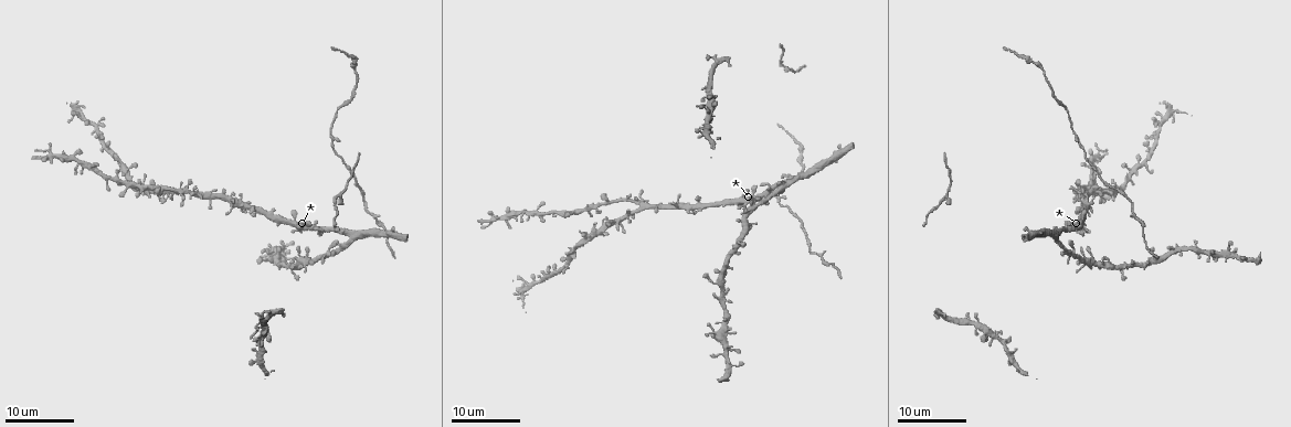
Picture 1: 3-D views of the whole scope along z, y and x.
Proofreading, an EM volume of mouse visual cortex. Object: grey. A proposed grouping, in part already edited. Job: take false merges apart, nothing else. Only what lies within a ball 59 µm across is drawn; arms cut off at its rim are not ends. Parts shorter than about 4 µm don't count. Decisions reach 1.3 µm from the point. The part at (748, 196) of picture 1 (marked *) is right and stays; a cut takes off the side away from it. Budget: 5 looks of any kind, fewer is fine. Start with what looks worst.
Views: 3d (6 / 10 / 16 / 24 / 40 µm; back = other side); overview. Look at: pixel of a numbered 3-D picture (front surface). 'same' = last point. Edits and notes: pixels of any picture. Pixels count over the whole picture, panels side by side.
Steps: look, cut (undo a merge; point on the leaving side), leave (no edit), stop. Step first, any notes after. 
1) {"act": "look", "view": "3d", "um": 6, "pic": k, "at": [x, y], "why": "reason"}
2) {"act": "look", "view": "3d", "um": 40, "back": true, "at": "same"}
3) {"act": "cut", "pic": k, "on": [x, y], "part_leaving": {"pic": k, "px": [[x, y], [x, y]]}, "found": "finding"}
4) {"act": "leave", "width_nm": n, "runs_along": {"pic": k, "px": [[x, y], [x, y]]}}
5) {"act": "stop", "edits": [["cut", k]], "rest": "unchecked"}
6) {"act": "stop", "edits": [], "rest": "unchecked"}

{"act": "look", "view": "3d", "um": 24, "pic": 1, "at": [800, 223]}

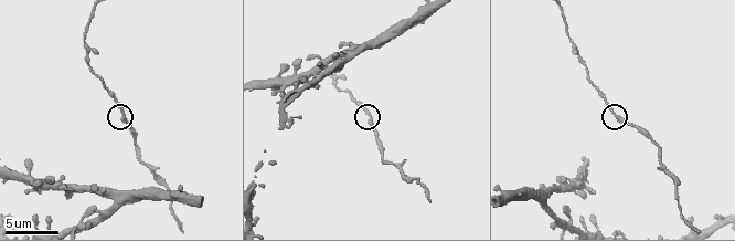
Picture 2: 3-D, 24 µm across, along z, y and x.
{"act": "look", "view": "3d", "um": 6, "pic": 2, "at": [122, 117]}

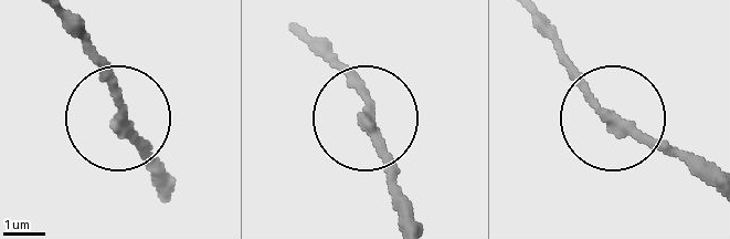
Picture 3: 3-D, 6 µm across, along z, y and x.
{"act": "leave", "width_nm": 250, "found": "one cell here"}

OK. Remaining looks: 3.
{"act": "look", "view": "3d", "um": 24, "pic": 1, "at": [749, 205]}

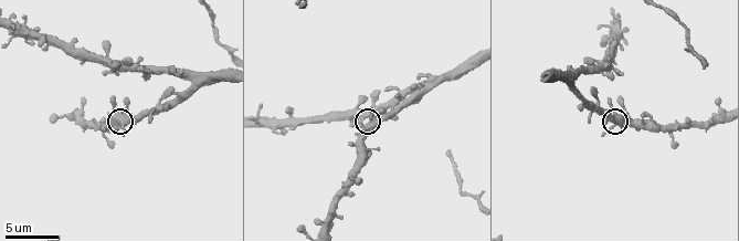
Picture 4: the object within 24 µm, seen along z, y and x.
{"act": "look", "view": "3d", "um": 6, "pic": 4, "at": [618, 123]}

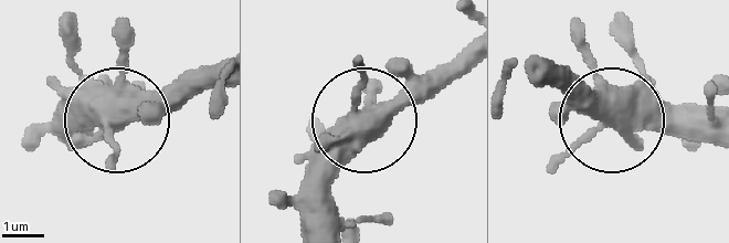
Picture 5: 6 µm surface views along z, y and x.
{"act": "leave", "runs_along": {"pic": 5, "px": [[467, 48], [361, 120], [329, 212]]}, "found": "continuous, no second cell"}

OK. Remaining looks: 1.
{"act": "look", "view": "3d", "um": 10, "pic": 4, "at": [191, 75]}

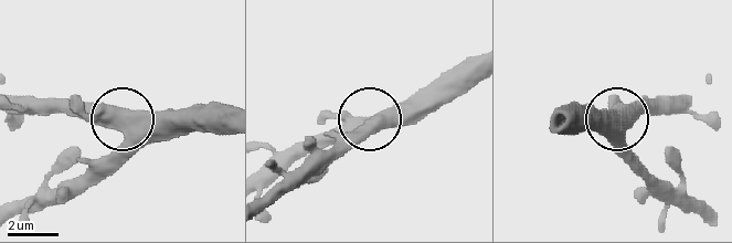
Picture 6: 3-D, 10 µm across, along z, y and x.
{"act": "leave", "found": "all the same cell"}

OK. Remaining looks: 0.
{"act": "stop", "edits": [], "rest": "unchecked"}

